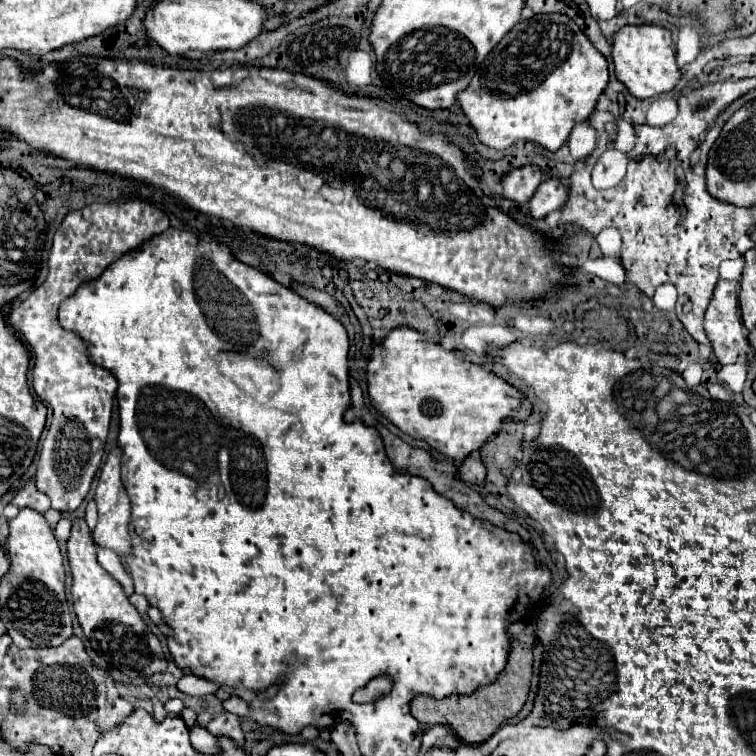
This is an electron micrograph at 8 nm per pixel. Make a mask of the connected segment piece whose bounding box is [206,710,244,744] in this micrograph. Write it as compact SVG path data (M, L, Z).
M222 712L218 714L216 718L212 718L206 726L206 730L210 734L224 734L224 736L230 736L232 740L236 740L238 744L244 744L244 734L242 734L242 728L240 728L240 718L232 712Z

